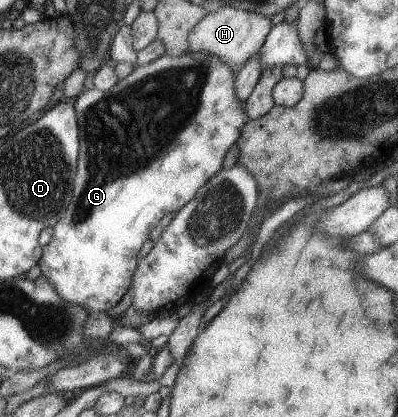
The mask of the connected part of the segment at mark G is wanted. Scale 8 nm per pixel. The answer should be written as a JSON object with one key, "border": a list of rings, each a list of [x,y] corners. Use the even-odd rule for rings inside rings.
{"border":[[[189,51],[181,56],[165,54],[149,64],[135,66],[126,78],[119,79],[115,86],[109,90],[100,91],[89,86],[83,94],[73,100],[73,103],[80,134],[77,176],[73,182],[71,202],[68,204],[63,218],[53,226],[53,236],[50,242],[42,247],[42,257],[38,264],[42,274],[57,289],[61,298],[87,307],[90,314],[94,312],[110,313],[130,289],[132,276],[138,265],[139,249],[149,239],[151,230],[157,226],[165,214],[171,214],[173,211],[176,213],[182,206],[188,205],[188,202],[195,198],[199,189],[223,169],[223,158],[239,140],[242,128],[248,121],[248,116],[245,112],[245,105],[242,105],[236,93],[236,73],[222,58],[207,51]],[[161,124],[165,126],[169,136],[161,136]]]}

